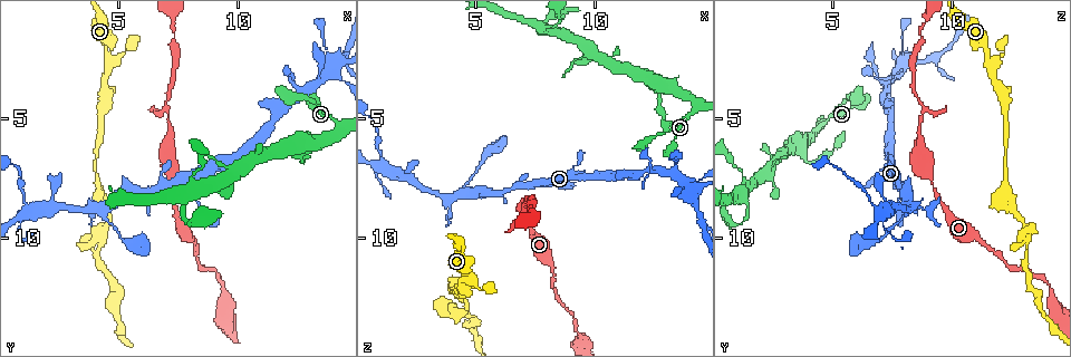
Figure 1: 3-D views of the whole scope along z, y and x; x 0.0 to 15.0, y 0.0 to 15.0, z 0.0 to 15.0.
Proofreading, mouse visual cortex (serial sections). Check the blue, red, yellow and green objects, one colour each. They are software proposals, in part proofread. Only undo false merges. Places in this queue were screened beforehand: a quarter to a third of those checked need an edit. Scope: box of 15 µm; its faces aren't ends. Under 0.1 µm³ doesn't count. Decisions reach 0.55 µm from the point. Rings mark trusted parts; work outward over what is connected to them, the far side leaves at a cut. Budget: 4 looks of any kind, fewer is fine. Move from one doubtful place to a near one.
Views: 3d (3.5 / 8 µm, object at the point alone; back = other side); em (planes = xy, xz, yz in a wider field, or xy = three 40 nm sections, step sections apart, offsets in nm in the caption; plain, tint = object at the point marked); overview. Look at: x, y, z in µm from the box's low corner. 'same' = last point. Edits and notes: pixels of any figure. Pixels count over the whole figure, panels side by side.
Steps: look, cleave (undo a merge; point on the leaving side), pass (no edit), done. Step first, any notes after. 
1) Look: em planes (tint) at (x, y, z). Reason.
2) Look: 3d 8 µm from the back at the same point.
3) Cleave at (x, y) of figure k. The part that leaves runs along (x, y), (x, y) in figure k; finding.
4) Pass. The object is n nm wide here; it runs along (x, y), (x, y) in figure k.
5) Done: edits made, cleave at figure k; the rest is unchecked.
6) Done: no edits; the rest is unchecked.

Look: 3d 8 µm at (7.1, 4.7, 8.7). Narrows sharply.

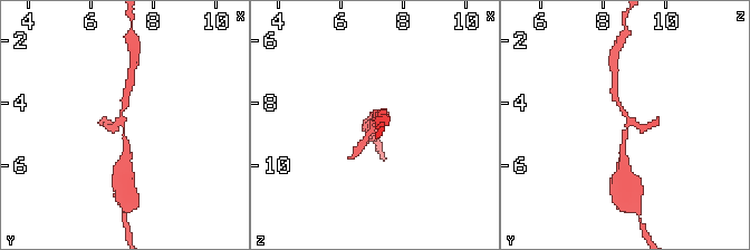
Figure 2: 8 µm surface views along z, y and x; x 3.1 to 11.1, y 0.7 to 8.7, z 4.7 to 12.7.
Look: em xy step 2 (tint) at (7.1, 4.7, 8.8).

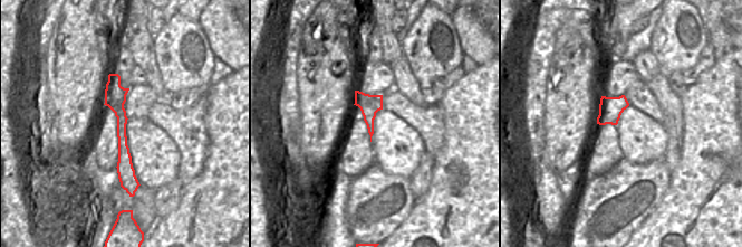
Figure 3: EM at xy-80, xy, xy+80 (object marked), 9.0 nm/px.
Pass. It runs along (623, 159), (628, 119), (616, 97) in figure 2; all the same cell.

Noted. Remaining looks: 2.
Look: 3d 3.5 µm at (7.9, 8.2, 1.1). A fork.

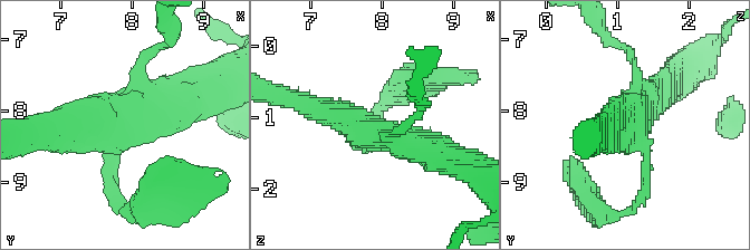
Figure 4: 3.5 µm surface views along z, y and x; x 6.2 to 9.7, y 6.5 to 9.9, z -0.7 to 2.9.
Look: em xy step 2 (tint) at (7.80, 8.15, 1.20). 3 arms meet here; the arms are 150, 350, 400 nm wide; now the EM.

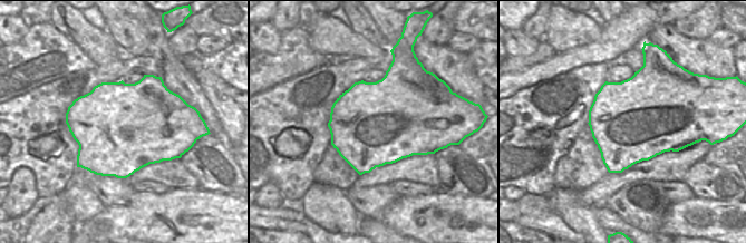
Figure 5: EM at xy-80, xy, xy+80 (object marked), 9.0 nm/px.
Pass. It runs along (432, 151), (299, 102) in figure 4; continuous, no second cell.

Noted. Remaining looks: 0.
Done: no edits; the rest is unchecked.

